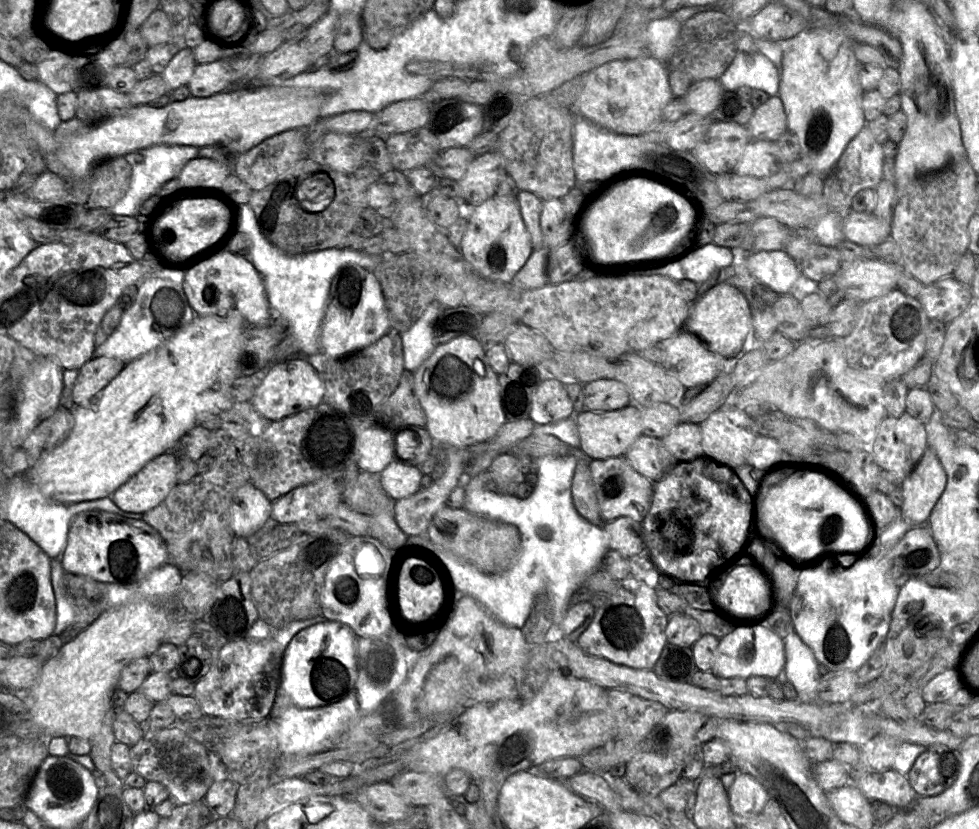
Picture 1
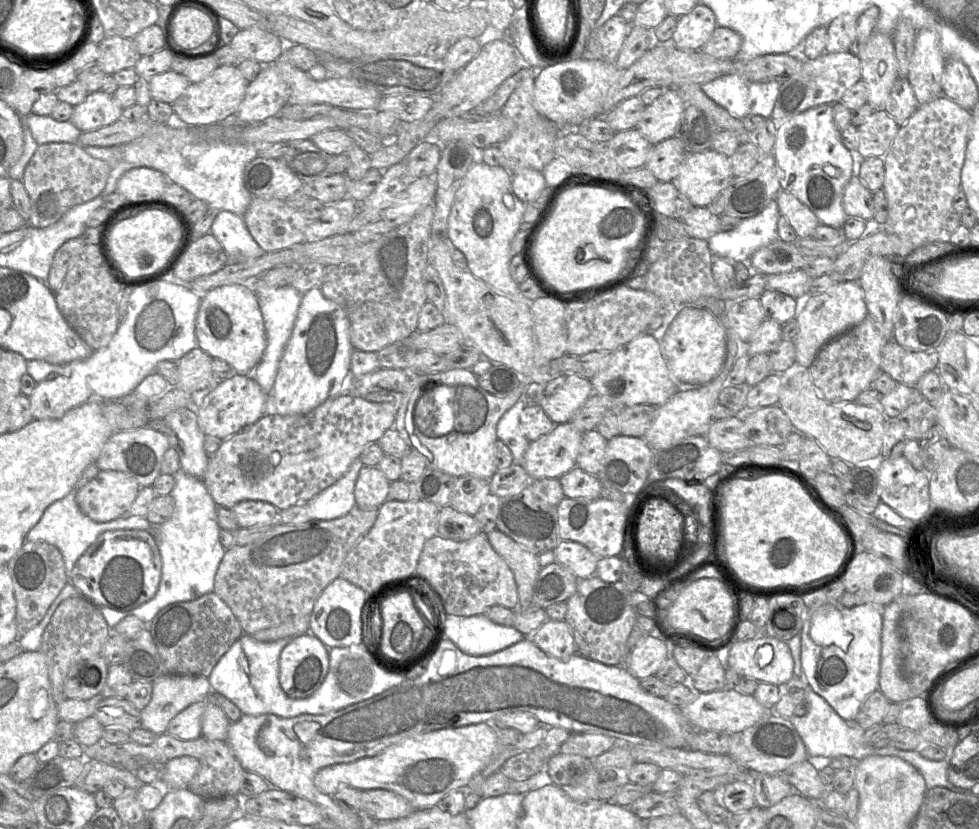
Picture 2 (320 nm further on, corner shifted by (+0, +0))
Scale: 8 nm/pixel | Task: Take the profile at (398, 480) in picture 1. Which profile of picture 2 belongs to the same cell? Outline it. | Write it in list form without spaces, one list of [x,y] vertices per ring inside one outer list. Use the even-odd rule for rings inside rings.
[[[364,465],[354,489],[356,506],[365,510],[378,509],[389,499],[390,483],[378,467]]]

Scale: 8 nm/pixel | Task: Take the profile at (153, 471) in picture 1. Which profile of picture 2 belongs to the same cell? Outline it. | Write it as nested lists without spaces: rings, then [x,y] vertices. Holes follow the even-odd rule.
[[[103,470],[78,490],[76,502],[91,520],[105,523],[126,515],[141,488],[123,472]]]

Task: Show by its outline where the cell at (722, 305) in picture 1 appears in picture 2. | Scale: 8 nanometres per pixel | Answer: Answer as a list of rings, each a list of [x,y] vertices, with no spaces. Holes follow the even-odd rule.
[[[666,306],[664,309],[664,312],[658,313],[658,315],[663,315],[663,323],[662,325],[655,330],[654,332],[647,332],[654,336],[654,338],[657,340],[657,342],[660,345],[661,353],[663,358],[666,361],[666,364],[669,368],[671,376],[676,381],[681,381],[686,384],[692,384],[696,386],[703,386],[709,384],[712,380],[714,380],[722,370],[722,367],[724,366],[726,355],[727,355],[727,342],[726,342],[726,332],[724,326],[721,324],[719,319],[709,310],[699,307],[687,307],[680,311],[680,306]]]

